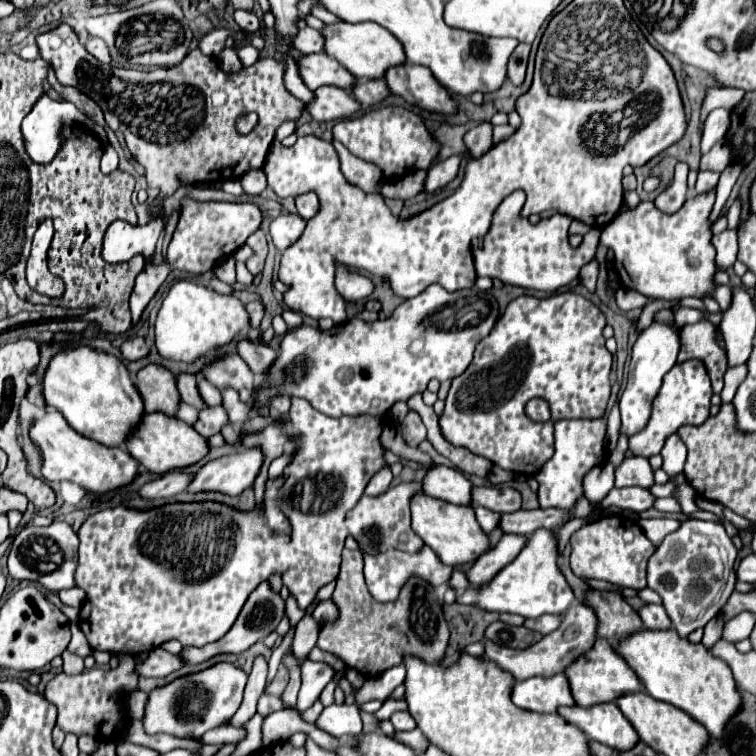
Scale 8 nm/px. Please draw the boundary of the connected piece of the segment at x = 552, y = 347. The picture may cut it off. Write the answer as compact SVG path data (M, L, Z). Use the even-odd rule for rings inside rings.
M561 292L561 294L555 294L555 296L549 296L549 298L535 298L535 296L519 296L515 298L503 312L499 324L495 324L495 328L491 330L489 336L485 336L479 344L479 348L475 350L475 360L469 364L469 368L457 376L451 384L451 390L449 390L449 396L447 396L447 402L445 402L445 412L439 420L441 428L443 428L443 436L455 444L455 446L465 446L469 448L473 454L477 456L483 456L487 460L491 460L493 464L505 468L505 470L511 470L511 472L519 472L519 474L535 474L541 470L541 466L553 456L553 436L551 436L551 428L553 428L553 422L555 420L561 420L561 418L599 418L605 414L605 408L607 408L607 400L609 400L609 394L611 394L611 386L609 386L609 370L611 370L611 360L613 356L609 354L609 350L605 348L605 338L603 338L603 328L607 326L607 320L605 320L605 314L585 296L581 294L575 294L575 292ZM531 398L543 398L547 404L549 404L549 410L551 410L551 420L549 422L533 422L527 412L525 412L525 404L531 400Z

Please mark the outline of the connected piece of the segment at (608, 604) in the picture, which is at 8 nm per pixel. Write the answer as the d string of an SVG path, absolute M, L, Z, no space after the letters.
M599 592L587 594L587 604L595 608L599 620L599 634L611 644L625 640L627 636L643 630L641 616L633 610L619 592Z

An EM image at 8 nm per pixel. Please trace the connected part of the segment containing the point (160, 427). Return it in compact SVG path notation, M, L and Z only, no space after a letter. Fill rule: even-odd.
M153 412L153 414L143 416L139 428L131 436L131 440L127 440L127 450L149 472L161 476L171 470L183 470L187 466L201 462L209 454L209 442L193 426L187 426L183 420L159 416L159 412Z

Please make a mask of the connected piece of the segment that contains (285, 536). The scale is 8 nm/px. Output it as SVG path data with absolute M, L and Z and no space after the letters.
M283 476L267 480L265 510L237 512L223 504L167 504L149 512L127 510L123 506L97 512L85 520L79 534L77 586L87 592L79 612L79 626L93 650L125 652L137 656L151 652L175 638L183 646L203 646L219 640L235 624L249 594L273 572L283 572L291 564L291 528L275 498Z

